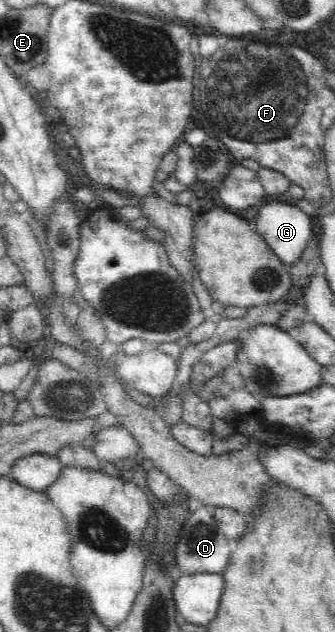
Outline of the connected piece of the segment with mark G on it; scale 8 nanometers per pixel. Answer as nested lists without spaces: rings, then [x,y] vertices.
[[[268,198],[258,211],[256,218],[256,231],[266,241],[269,249],[274,252],[278,260],[290,267],[296,261],[300,261],[302,252],[307,249],[308,243],[313,237],[312,221],[304,211],[300,211],[298,205],[280,203],[274,198]]]

